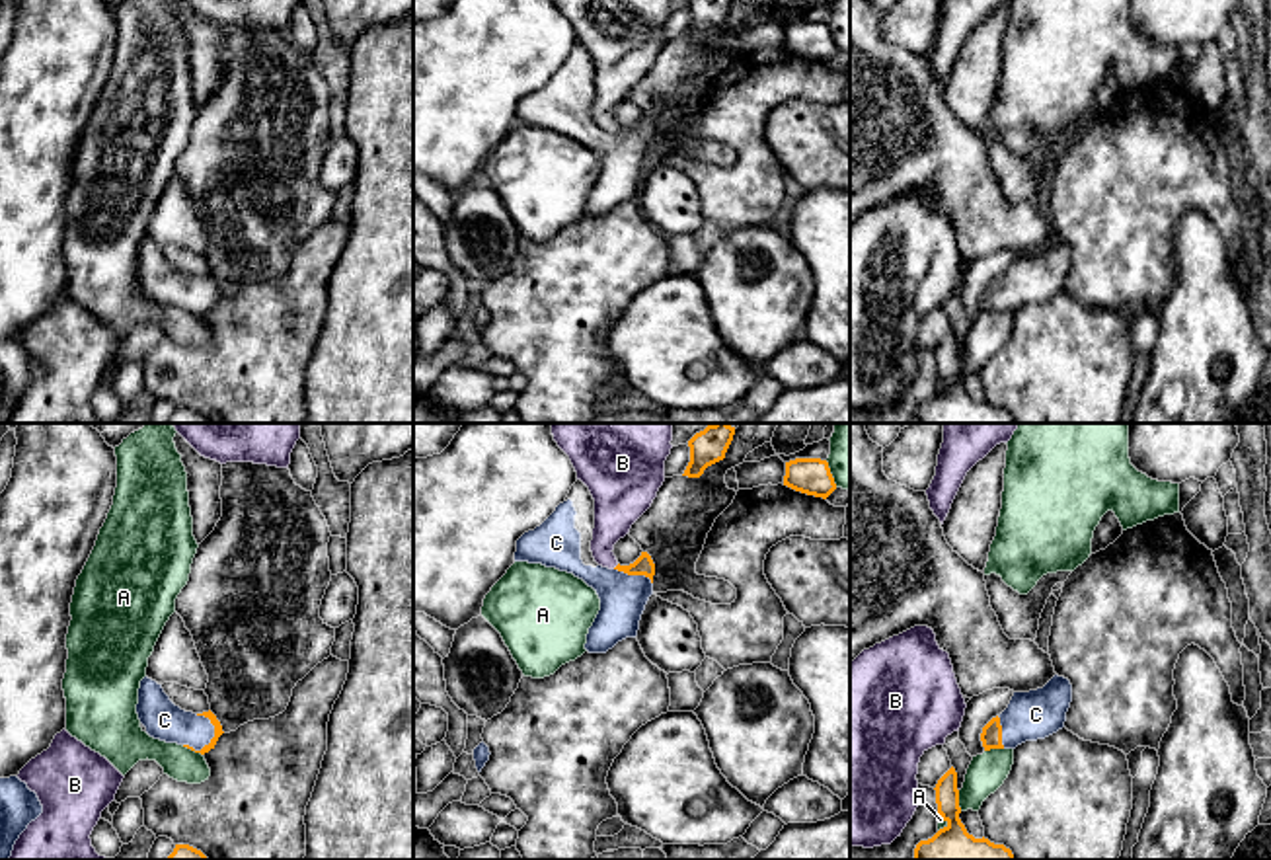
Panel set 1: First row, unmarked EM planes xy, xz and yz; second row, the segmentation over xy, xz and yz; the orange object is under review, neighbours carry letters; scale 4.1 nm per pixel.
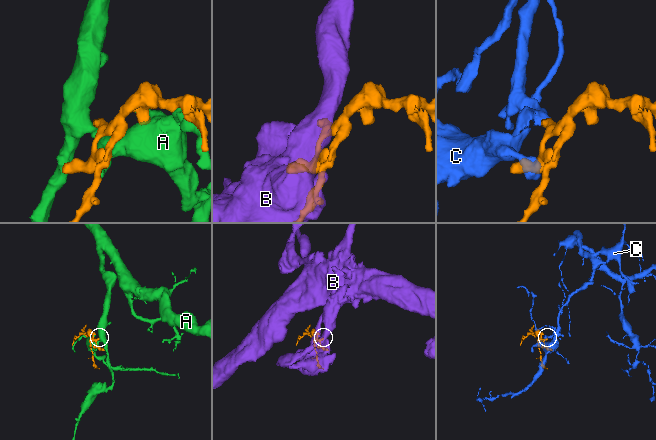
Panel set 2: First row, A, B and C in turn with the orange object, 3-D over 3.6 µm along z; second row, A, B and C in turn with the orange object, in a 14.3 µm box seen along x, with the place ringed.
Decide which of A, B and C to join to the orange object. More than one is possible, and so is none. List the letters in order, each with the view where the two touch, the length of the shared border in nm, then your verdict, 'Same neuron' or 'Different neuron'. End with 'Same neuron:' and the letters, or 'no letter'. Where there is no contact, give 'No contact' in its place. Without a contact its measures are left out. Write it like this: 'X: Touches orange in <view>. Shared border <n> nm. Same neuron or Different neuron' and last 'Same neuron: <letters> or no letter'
A: Touches orange in yz. Shared border 90 nm. Different neuron
B: Touches orange in xz. Shared border 40 nm. Different neuron
C: Touches orange in xy. Shared border 160 nm. Same neuron
Same neuron: C

